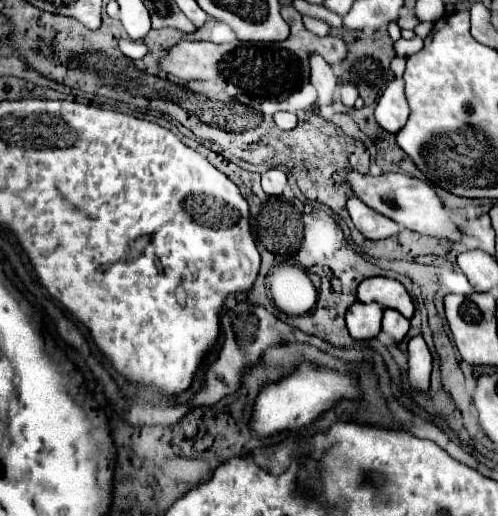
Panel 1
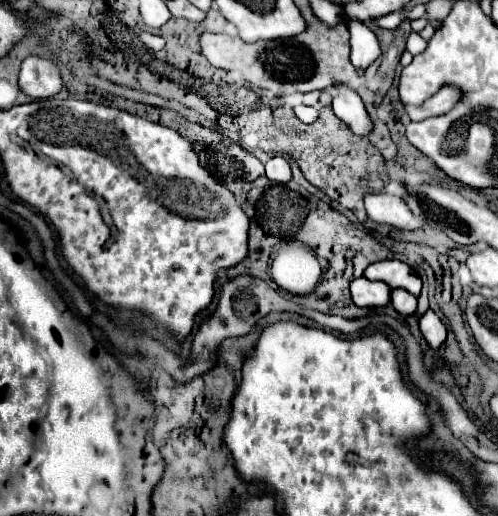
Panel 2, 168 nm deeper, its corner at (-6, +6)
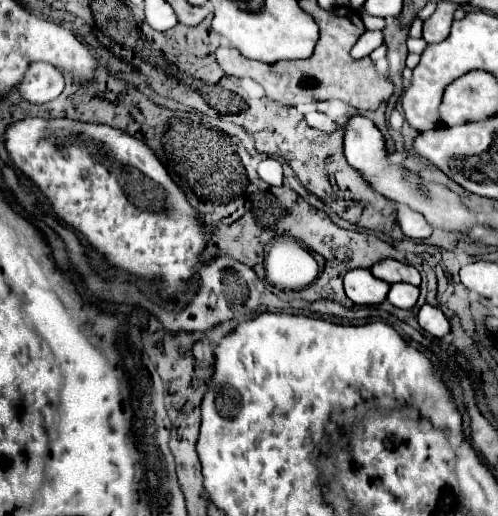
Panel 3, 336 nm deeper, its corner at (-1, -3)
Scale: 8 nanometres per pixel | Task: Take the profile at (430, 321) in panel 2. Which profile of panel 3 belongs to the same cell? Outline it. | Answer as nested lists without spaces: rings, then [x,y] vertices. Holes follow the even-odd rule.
[[[424,304],[418,312],[418,322],[422,330],[426,330],[434,338],[442,338],[450,332],[450,322],[444,316],[444,312],[432,304]]]

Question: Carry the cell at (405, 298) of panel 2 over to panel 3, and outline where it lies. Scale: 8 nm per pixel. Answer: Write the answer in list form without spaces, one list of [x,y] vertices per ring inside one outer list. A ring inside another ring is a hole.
[[[400,282],[400,284],[392,284],[392,288],[388,292],[388,300],[392,306],[408,310],[416,304],[418,294],[420,294],[418,286],[410,286],[408,282]]]

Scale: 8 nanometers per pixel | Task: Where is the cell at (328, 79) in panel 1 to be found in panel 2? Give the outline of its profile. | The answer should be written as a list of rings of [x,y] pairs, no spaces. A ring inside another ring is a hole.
[[[335,85],[337,93],[333,95],[333,111],[335,115],[351,127],[351,131],[359,137],[365,137],[371,131],[371,119],[365,111],[361,97],[347,85]]]

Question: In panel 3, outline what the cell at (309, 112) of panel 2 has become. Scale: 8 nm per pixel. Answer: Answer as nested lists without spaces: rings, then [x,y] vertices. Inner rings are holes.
[[[310,112],[310,114],[306,114],[306,122],[308,122],[312,128],[318,128],[320,132],[326,132],[326,134],[332,134],[332,132],[338,130],[336,122],[330,120],[330,118],[328,118],[326,114],[322,114],[322,112]]]

